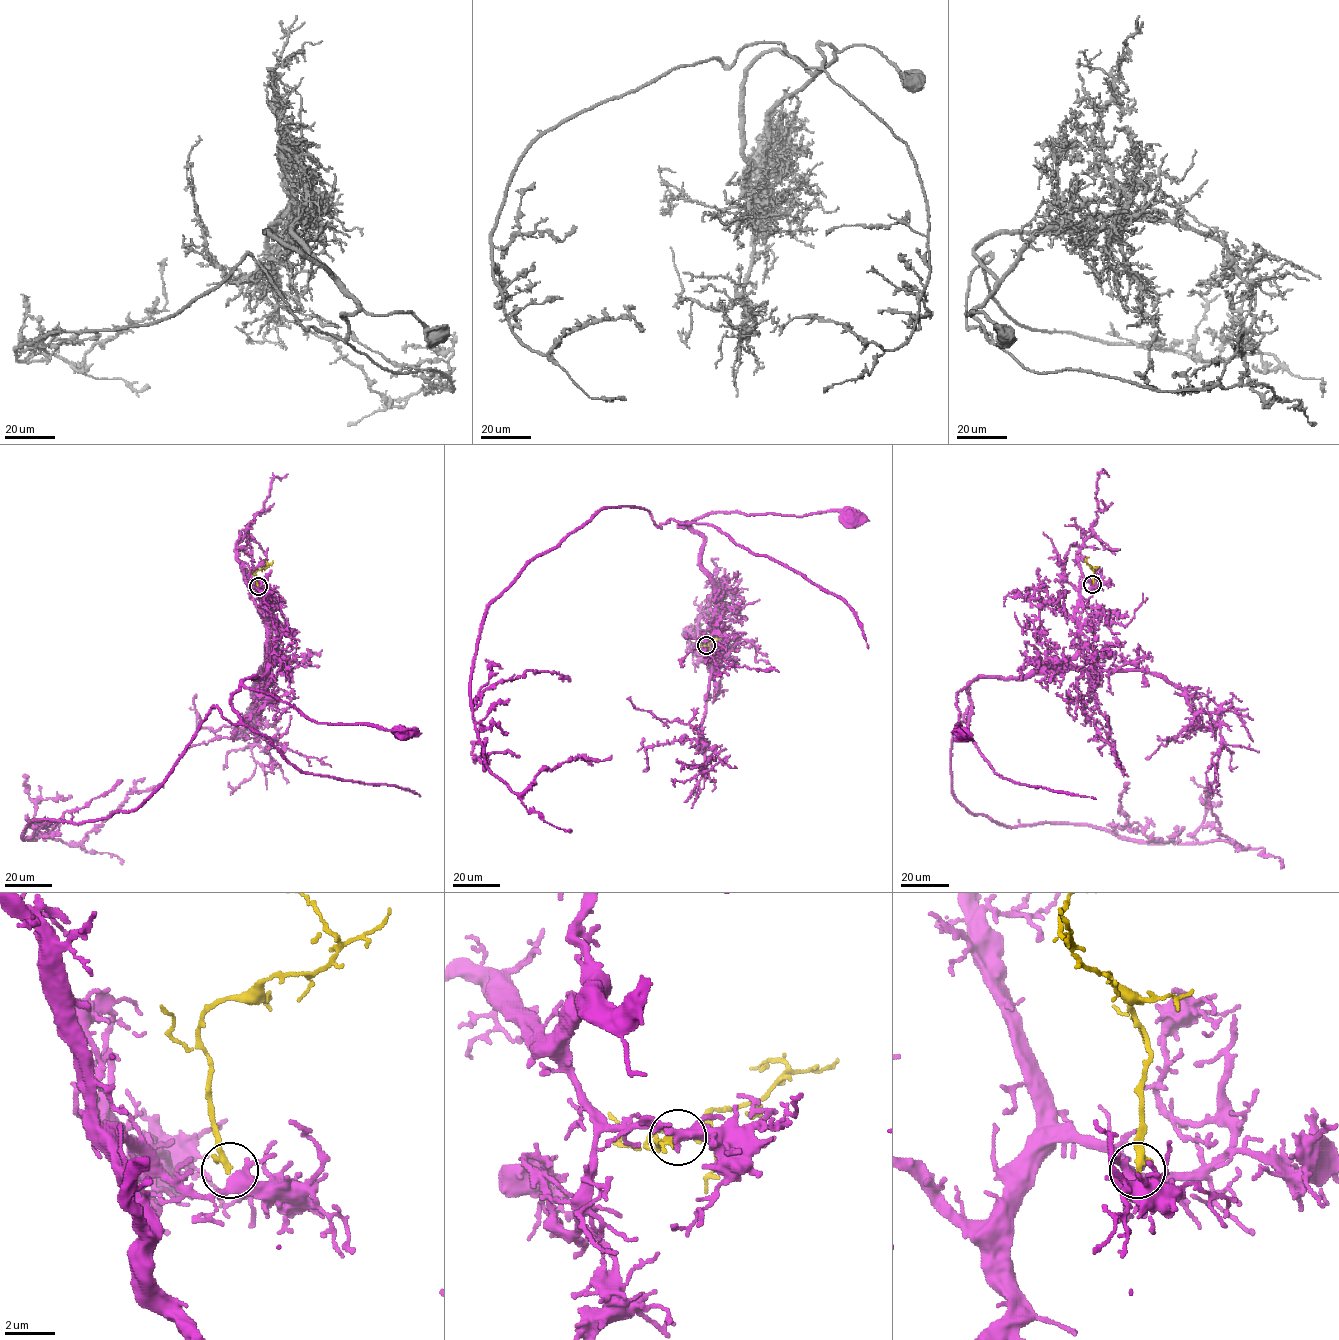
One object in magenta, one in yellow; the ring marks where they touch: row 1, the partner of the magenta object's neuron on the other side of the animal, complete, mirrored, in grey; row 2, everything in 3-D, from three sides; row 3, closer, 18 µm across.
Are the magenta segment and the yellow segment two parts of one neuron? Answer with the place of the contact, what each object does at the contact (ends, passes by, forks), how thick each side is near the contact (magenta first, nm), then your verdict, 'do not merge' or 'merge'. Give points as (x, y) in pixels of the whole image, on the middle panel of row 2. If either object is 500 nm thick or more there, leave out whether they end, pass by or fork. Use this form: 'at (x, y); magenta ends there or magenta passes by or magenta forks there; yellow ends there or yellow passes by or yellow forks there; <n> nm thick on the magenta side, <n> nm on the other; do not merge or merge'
at (706, 645); magenta forks there; yellow ends there; 360 nm thick on the magenta side, 280 nm on the other; merge

